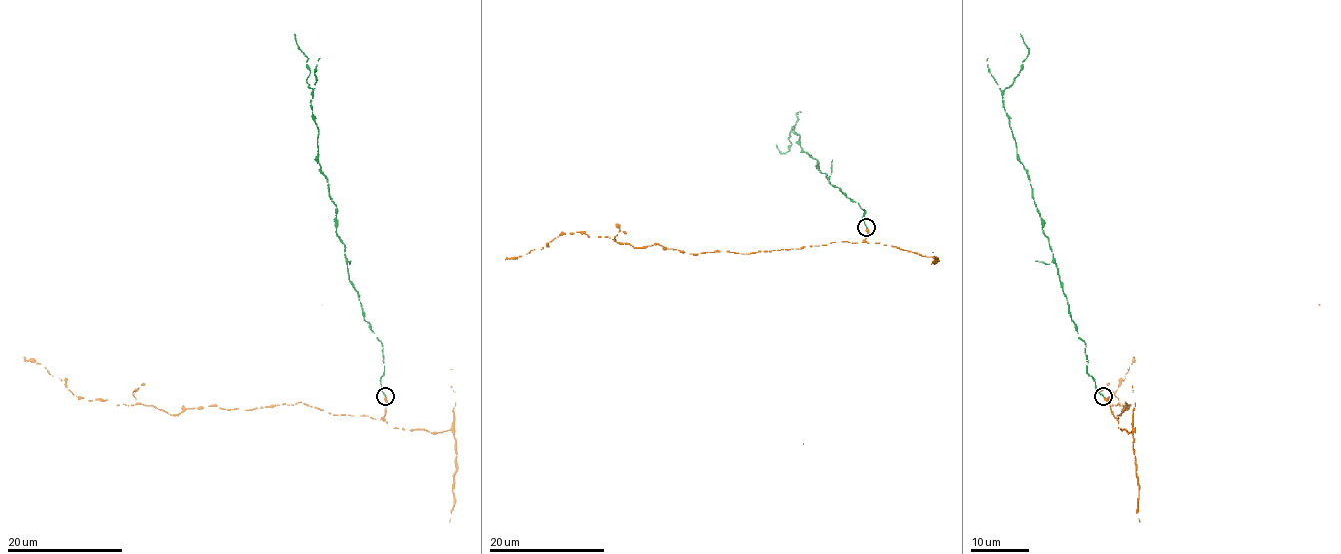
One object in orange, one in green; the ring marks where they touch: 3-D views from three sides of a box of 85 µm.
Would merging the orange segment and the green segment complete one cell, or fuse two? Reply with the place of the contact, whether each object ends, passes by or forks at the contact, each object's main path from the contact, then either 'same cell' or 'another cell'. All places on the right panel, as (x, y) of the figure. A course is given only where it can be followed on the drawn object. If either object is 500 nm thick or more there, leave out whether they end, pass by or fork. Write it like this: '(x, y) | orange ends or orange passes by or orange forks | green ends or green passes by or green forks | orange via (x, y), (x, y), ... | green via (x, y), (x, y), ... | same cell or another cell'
(1103, 396) | orange ends | green ends | orange via (1103, 396), (1118, 419), (1125, 401), (1128, 410), (1129, 406), (1119, 414), (1122, 406), (1108, 400), (1134, 356) | green via (1103, 396), (1087, 372), (1086, 343), (1071, 319), (1002, 99), (1028, 54), (1020, 34) | same cell

